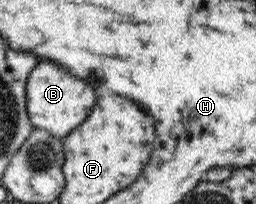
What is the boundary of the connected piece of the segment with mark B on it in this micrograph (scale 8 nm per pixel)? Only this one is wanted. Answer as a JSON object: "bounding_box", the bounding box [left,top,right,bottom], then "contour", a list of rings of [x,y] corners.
{"bounding_box":[26,59,96,137],"contour":[[[40,59],[39,63],[32,70],[26,82],[26,108],[28,116],[35,128],[48,131],[52,136],[65,137],[72,132],[77,126],[80,126],[90,110],[96,104],[96,94],[90,84],[86,84],[84,79],[76,77],[70,69],[48,59]]]}

